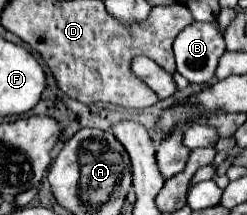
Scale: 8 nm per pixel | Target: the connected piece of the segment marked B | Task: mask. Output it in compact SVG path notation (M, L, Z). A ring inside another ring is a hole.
M195 21L177 35L173 43L173 53L177 61L177 71L189 83L207 85L215 77L219 57L225 53L223 31L217 27L217 21Z

